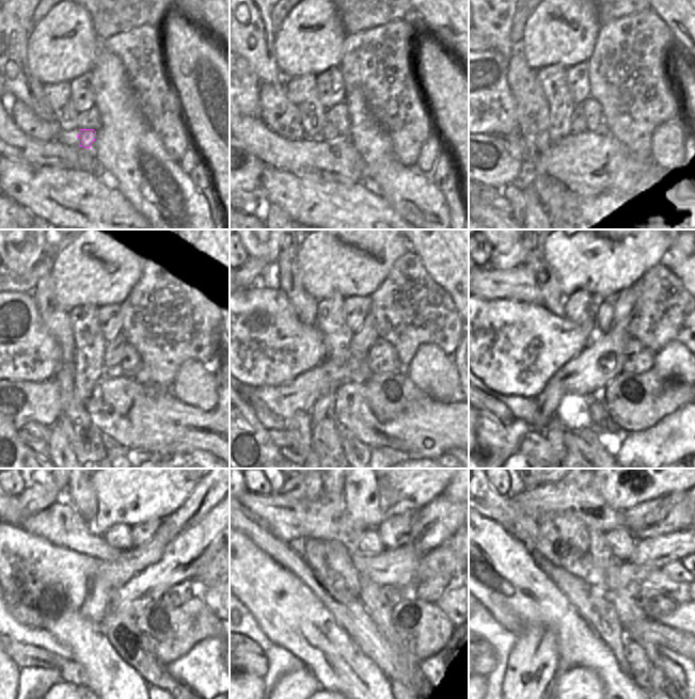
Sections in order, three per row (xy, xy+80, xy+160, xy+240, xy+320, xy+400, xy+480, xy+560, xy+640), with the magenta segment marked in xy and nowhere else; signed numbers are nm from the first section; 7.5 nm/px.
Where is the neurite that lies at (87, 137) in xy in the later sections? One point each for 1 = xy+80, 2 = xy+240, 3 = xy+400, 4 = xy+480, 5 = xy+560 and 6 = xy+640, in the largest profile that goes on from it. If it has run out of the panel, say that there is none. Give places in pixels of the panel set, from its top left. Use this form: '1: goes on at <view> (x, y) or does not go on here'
1: goes on at xy+80 (329, 132)
2: goes on at xy+240 (114, 348)
3: goes on at xy+400 (627, 298)
4: goes on at xy+480 (207, 493)
5: goes on at xy+560 (446, 493)
6: does not go on here

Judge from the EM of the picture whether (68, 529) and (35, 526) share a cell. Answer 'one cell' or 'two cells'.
one cell

